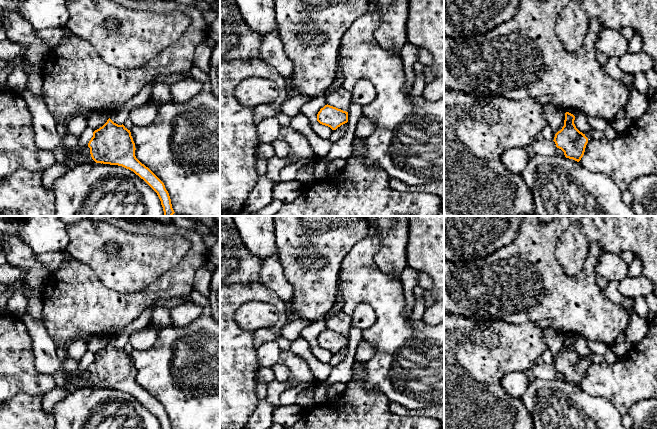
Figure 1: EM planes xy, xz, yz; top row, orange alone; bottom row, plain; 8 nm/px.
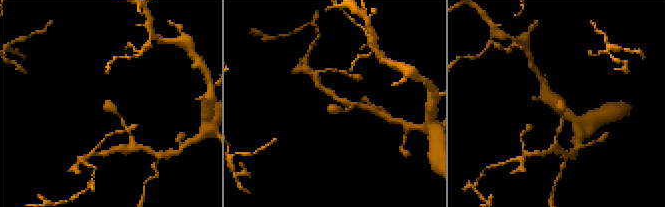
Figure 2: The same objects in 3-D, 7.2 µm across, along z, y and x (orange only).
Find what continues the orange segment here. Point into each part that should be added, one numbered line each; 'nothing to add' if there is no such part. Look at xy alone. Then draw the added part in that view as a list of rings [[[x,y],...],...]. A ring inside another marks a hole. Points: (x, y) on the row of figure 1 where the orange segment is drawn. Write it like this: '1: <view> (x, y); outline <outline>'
nothing to add

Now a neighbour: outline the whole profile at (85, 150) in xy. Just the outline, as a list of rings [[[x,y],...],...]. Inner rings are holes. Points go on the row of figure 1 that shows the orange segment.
[[[88,145],[81,147],[80,152],[84,156],[83,162],[86,162],[86,163],[94,163],[95,162],[91,157],[90,148],[88,147]]]

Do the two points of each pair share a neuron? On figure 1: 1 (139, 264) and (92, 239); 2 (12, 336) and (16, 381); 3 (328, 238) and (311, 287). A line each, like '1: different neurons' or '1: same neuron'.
1: same neuron
2: same neuron
3: same neuron

